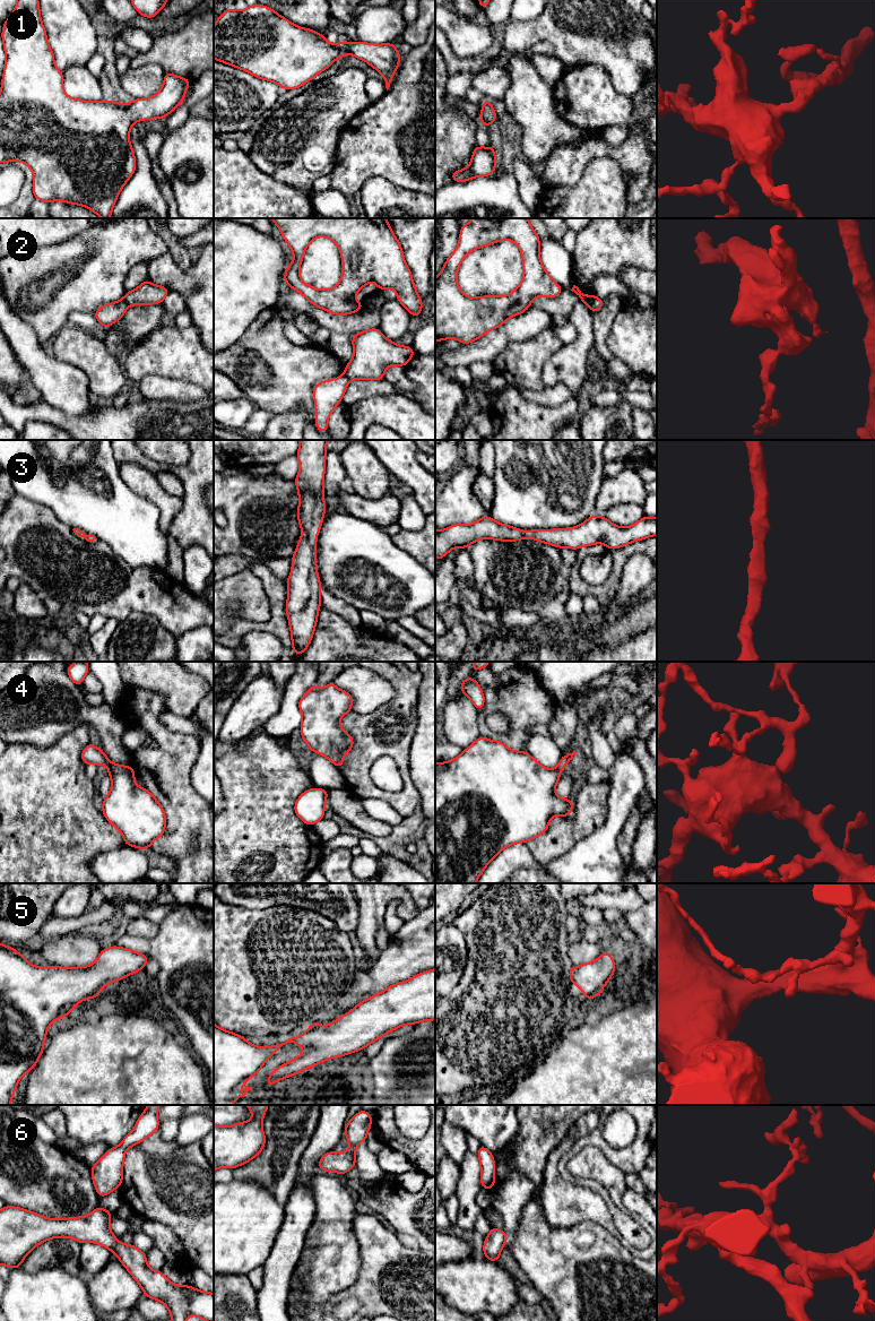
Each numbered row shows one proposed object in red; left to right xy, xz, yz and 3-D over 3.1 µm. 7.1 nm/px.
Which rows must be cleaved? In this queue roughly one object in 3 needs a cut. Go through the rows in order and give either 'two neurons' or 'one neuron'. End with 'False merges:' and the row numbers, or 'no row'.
1: one neuron
2: two neurons
3: one neuron
4: one neuron
5: one neuron
6: one neuron
False merges: 2

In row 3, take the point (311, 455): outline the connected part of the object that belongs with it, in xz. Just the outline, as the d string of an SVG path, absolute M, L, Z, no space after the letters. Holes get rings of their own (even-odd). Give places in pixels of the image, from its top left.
M300 440L297 459L300 470L295 477L300 503L297 520L304 533L300 536L291 559L292 571L286 579L292 650L303 654L313 638L321 606L321 581L317 570L317 535L326 512L323 477L328 440Z

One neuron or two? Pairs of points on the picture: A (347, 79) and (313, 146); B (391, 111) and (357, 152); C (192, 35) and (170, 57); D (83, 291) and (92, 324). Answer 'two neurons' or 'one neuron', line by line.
A: one neuron
B: one neuron
C: one neuron
D: two neurons

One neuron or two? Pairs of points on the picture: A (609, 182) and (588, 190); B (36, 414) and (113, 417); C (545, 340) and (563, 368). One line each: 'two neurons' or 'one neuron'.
A: one neuron
B: one neuron
C: two neurons

